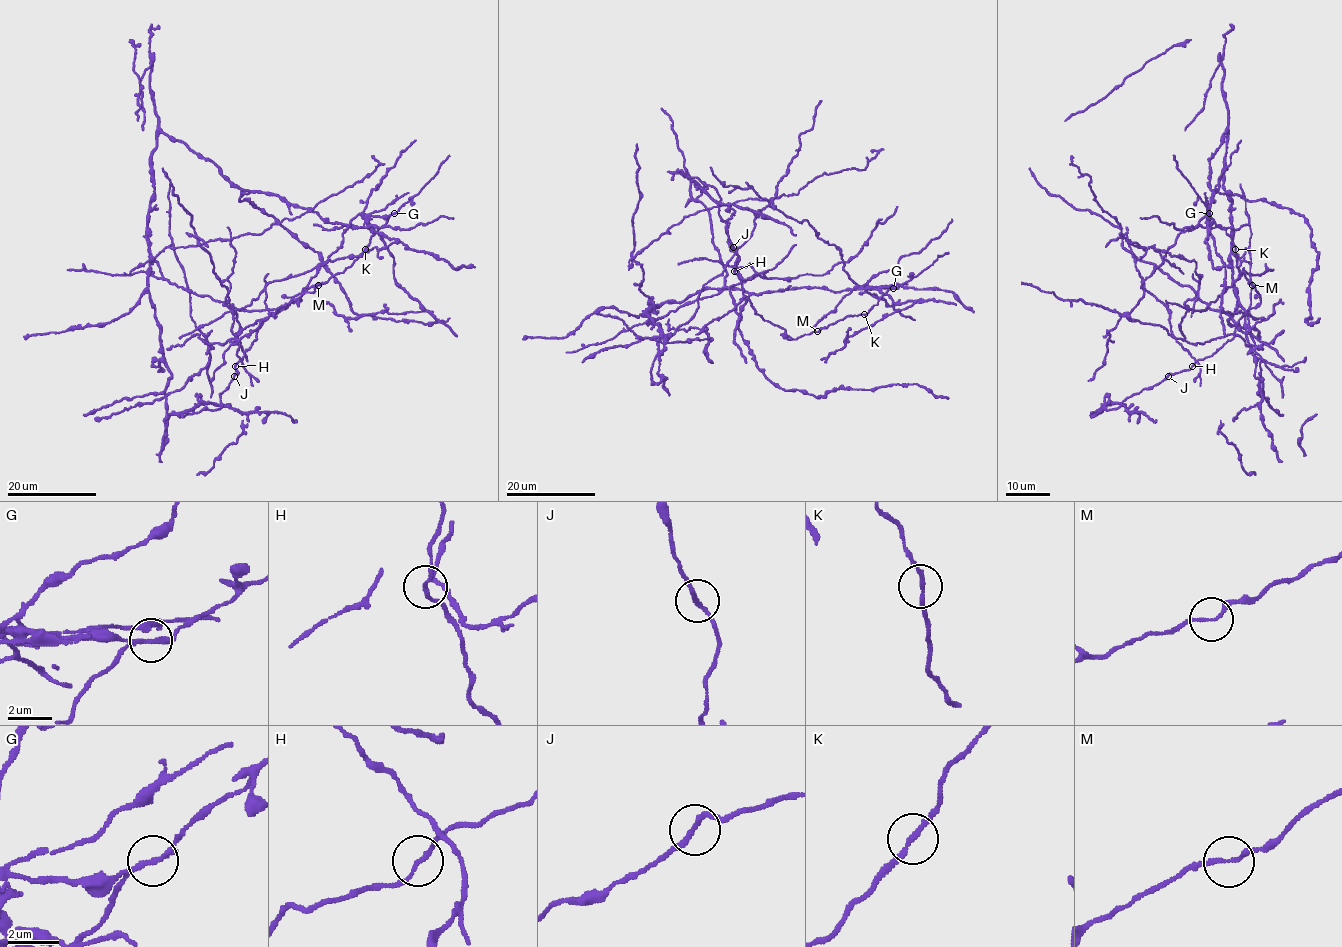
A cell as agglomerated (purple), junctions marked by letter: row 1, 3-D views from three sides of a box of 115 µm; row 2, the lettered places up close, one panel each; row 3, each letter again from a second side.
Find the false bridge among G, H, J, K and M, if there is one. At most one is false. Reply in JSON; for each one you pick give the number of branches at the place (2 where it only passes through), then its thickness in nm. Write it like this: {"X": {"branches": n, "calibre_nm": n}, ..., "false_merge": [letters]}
{"G": {"branches": 2, "calibre_nm": 200}, "false_merge": ["G"]}

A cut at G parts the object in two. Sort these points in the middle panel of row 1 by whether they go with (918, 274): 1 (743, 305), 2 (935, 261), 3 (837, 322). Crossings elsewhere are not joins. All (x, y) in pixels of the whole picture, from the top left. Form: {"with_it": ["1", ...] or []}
{"with_it": ["2", "3"]}

